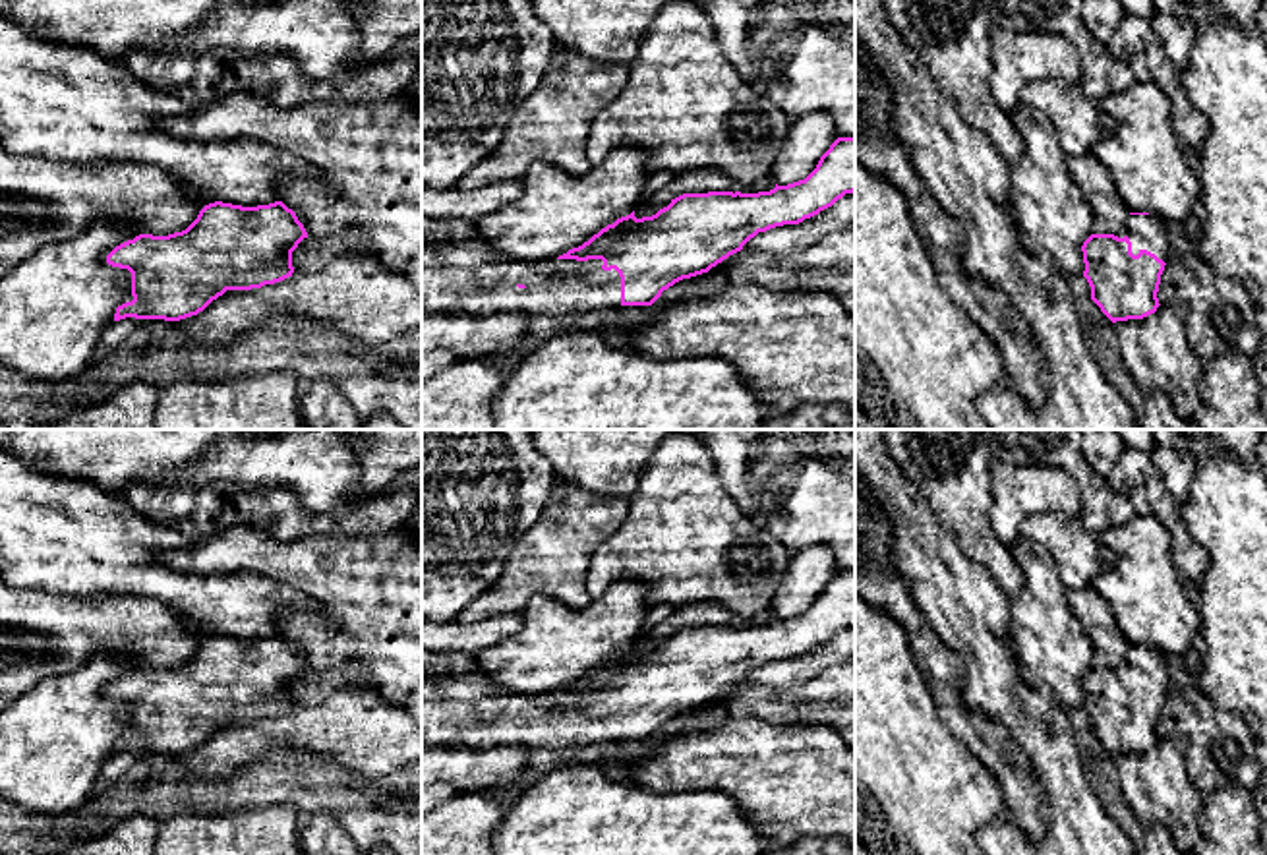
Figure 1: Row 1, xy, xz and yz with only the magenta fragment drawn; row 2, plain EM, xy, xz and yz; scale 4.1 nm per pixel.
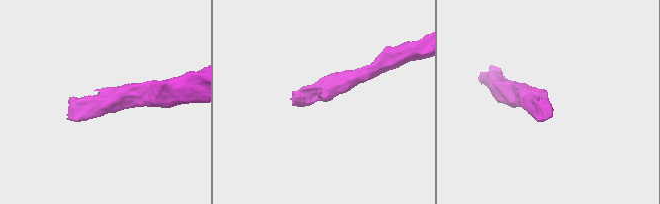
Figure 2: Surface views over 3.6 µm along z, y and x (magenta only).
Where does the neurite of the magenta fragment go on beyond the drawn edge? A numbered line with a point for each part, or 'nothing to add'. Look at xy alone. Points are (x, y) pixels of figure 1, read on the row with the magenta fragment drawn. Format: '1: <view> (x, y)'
nothing to add

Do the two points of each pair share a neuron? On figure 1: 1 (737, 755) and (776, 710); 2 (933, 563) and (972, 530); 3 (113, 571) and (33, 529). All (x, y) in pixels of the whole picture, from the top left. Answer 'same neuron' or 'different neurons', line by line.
1: different neurons
2: different neurons
3: same neuron

